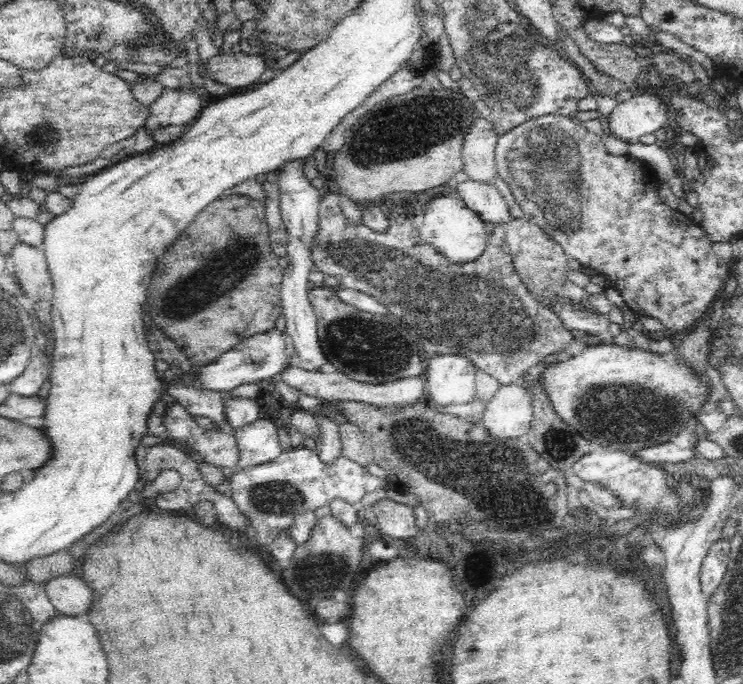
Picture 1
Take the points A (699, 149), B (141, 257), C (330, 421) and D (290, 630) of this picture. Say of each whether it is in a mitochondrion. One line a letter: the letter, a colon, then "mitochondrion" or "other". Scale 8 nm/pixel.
A: other
B: other
C: other
D: other

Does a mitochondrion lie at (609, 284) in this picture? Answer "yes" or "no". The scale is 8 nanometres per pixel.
no

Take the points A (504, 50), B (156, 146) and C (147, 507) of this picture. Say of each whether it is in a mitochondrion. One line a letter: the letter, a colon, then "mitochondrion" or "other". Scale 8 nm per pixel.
A: mitochondrion
B: other
C: other

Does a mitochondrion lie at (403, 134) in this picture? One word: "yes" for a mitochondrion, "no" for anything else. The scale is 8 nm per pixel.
yes

